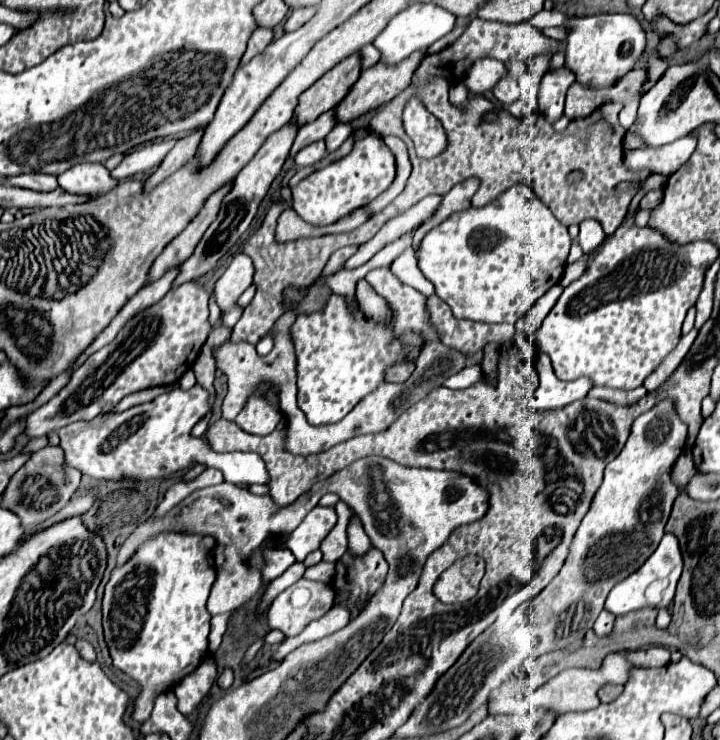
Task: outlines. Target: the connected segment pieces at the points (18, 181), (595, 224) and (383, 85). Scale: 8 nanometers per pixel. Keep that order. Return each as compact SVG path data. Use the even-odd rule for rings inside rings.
M24 174L24 176L12 176L8 178L8 184L12 186L20 186L20 188L34 188L40 192L50 192L58 186L56 176L50 174Z
M590 218L590 220L584 220L580 224L580 240L578 242L586 254L592 252L604 238L606 238L606 234L604 234L602 224L598 220Z
M424 52L422 54L412 54L412 58L406 58L404 62L400 62L400 66L384 66L382 62L378 62L372 68L362 70L360 78L356 80L356 84L350 88L350 92L344 96L344 100L334 108L336 122L352 122L352 120L360 118L362 114L370 112L370 110L376 110L378 106L390 102L394 96L402 94L410 86L412 74L418 68L422 56L424 56Z

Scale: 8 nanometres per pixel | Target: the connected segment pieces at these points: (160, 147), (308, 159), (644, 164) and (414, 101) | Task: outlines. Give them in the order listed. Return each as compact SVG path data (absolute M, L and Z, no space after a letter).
M172 138L166 142L152 142L148 146L128 152L126 158L112 170L112 176L124 180L126 176L132 176L136 172L148 172L148 170L156 168L164 160L164 156L172 150L174 144L176 144L176 140Z
M318 140L318 142L302 148L302 150L296 154L294 162L296 162L296 166L312 166L312 164L320 162L320 158L324 158L326 154L328 154L326 142L324 142L324 140Z
M684 136L674 144L660 146L660 148L644 148L644 150L626 150L624 152L624 166L630 170L650 170L664 176L676 172L694 152L696 138Z
M416 96L408 98L404 106L404 128L416 146L420 158L432 158L440 154L446 146L446 134L436 116L432 116Z

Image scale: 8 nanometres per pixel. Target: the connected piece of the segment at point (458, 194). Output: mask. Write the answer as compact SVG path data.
M476 176L466 178L464 182L456 184L456 186L454 186L446 196L444 196L444 200L442 200L442 204L438 206L438 212L434 214L434 218L432 218L430 222L426 222L424 226L418 228L412 246L416 248L416 244L420 242L420 238L422 238L430 228L434 228L436 224L440 224L446 216L450 216L450 214L454 214L454 212L458 212L458 210L470 208L470 204L472 204L472 196L476 194L478 188L480 188L480 180L478 180Z

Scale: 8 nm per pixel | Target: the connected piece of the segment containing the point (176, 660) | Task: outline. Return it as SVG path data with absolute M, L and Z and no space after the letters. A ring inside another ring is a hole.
M174 532L160 534L142 544L124 566L116 568L104 588L102 624L110 656L116 668L126 672L140 684L140 694L136 696L132 710L134 722L148 720L156 696L170 690L174 682L180 682L184 676L192 674L208 654L210 614L206 610L206 600L216 578L214 546L216 544L210 536Z

